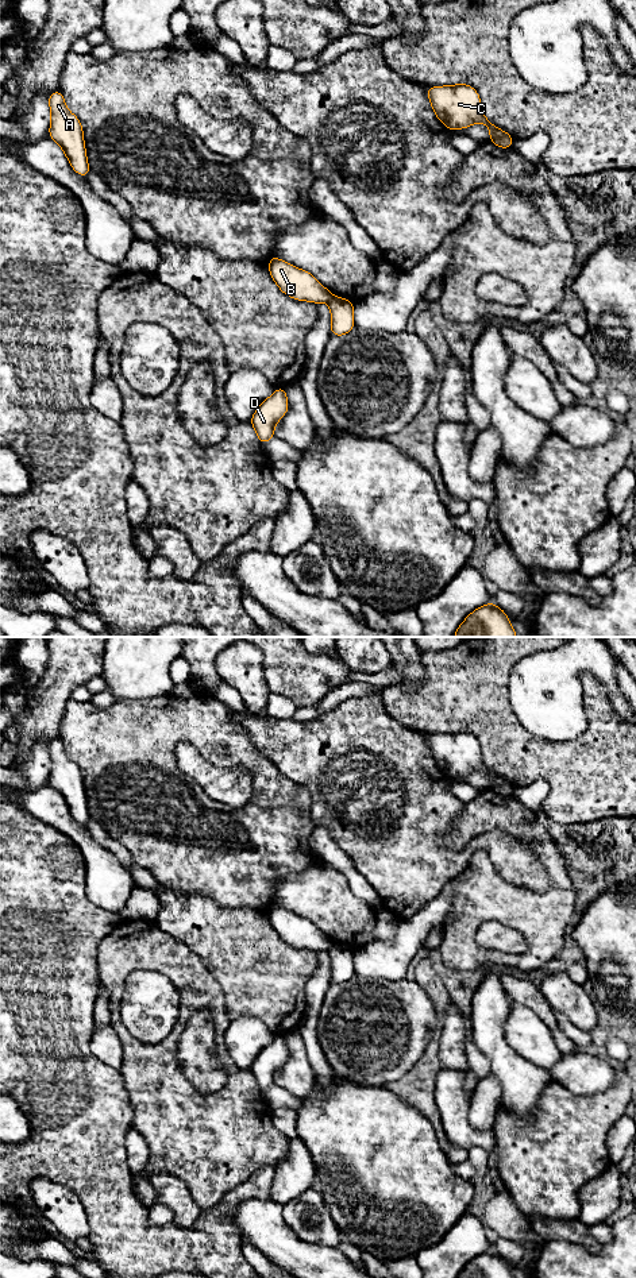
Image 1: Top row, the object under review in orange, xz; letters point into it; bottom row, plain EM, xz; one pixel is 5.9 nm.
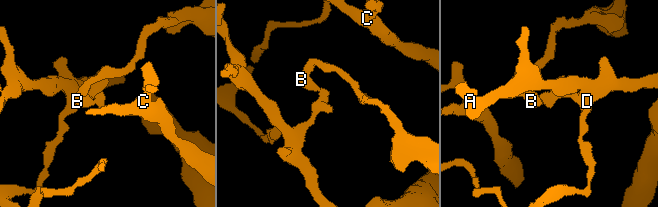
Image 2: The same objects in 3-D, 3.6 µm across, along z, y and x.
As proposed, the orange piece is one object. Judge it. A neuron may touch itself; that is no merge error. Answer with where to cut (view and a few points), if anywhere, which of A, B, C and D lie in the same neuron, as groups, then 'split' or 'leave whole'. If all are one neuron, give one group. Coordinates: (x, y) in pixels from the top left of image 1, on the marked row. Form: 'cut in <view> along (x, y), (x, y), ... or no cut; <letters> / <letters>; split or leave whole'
cut in xz along (332, 296), (327, 301); A C D / B; split

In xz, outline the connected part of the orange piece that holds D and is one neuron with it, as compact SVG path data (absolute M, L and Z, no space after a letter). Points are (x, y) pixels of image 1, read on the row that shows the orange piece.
M286 387L277 390L265 399L250 418L250 424L257 432L261 444L270 441L274 435L275 424L288 413L289 405L286 398Z

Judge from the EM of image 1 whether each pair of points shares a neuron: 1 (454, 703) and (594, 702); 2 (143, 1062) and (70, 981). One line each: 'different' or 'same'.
1: same
2: different

